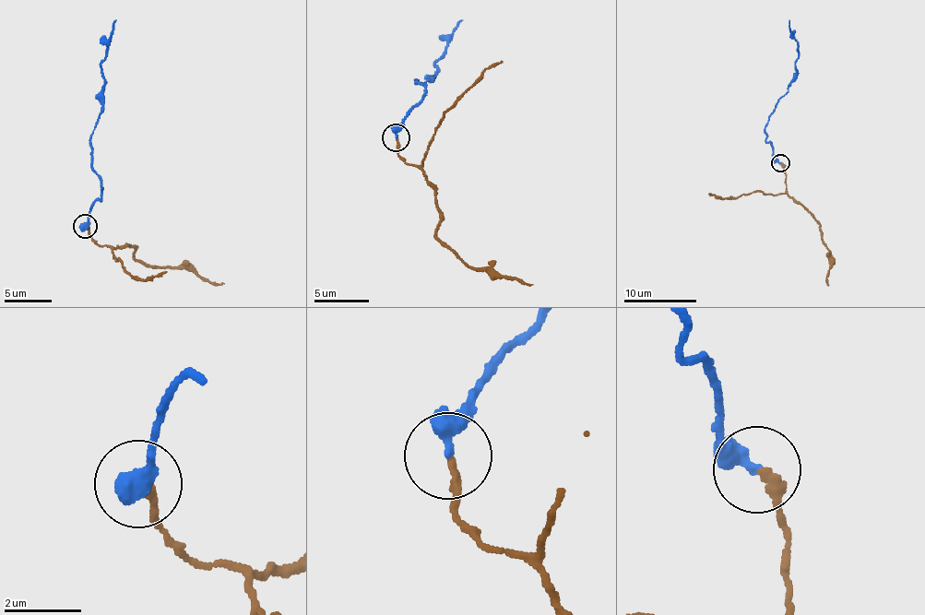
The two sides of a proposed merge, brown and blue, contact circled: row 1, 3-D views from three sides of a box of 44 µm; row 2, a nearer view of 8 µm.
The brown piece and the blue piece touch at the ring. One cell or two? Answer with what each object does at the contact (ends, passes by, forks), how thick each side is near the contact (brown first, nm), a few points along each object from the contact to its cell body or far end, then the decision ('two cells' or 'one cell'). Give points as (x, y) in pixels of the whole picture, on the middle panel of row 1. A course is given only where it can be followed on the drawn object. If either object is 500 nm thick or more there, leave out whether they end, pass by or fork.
brown ends; blue passes by; calibres 240 and 280 nm; course brown (397, 136), (397, 154), (422, 171), (435, 196), (438, 240), (471, 268), (496, 270), (531, 284); course blue (397, 136), (409, 109), (421, 97), (425, 83), (416, 83), (435, 77), (434, 61), (445, 50), (461, 21); one cell

